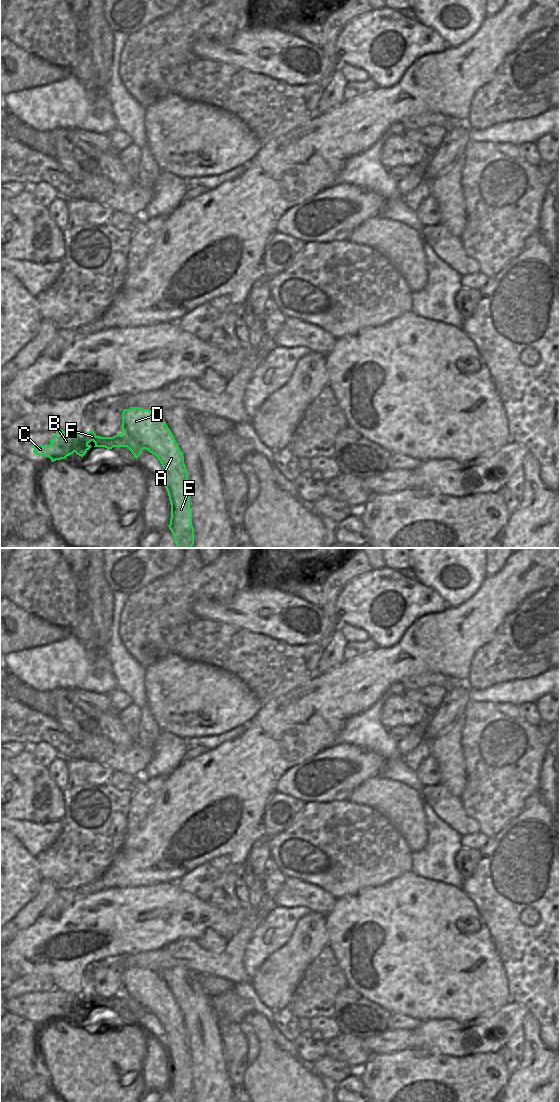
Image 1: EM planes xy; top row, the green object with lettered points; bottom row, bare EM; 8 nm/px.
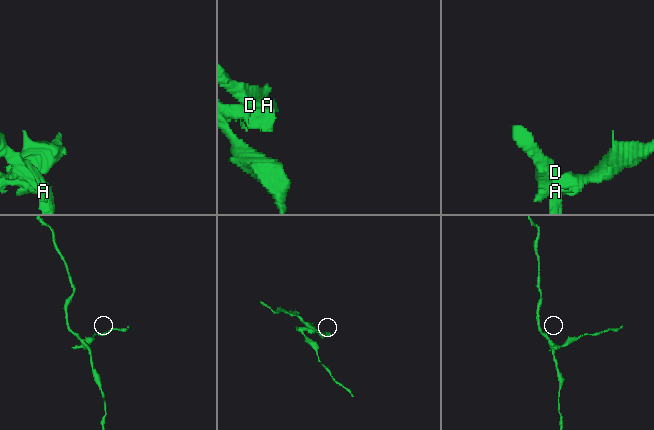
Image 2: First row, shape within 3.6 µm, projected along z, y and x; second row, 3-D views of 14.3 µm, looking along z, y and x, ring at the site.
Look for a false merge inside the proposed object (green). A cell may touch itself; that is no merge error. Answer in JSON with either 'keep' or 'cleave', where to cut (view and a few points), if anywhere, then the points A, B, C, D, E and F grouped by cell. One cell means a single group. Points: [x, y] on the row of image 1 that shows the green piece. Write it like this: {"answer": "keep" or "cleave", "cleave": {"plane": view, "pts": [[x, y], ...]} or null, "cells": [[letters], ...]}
{"answer": "cleave", "cleave": {"plane": "xy", "pts": [[122, 432], [134, 438], [144, 448]]}, "cells": [["A", "D", "E"], ["B", "C", "F"]]}

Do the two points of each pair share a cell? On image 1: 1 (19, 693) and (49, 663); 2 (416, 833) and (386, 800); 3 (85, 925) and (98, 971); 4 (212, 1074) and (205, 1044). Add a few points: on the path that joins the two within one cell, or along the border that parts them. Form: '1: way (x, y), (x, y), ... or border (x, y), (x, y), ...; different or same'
1: border (10, 672), (37, 690), (50, 690); different
2: way (411, 825), (394, 808); same
3: border (94, 964), (87, 968); different
4: way (208, 1067), (206, 1051); same

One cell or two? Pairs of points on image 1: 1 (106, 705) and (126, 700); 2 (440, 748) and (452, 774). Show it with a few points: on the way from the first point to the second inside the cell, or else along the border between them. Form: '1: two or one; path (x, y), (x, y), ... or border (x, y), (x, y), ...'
1: two; border (109, 695), (115, 709)
2: one; path (446, 754), (450, 758), (452, 768)

